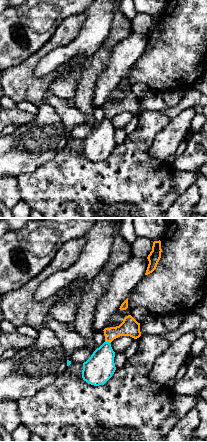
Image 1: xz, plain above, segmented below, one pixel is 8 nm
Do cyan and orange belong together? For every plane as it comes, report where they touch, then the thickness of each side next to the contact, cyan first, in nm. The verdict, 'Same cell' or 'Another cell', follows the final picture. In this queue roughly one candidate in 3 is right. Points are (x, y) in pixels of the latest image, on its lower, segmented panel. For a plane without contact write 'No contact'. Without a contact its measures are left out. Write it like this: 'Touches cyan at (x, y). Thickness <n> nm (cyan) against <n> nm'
Touches cyan at (108, 342). Thickness 240 nm (cyan) against 140 nm

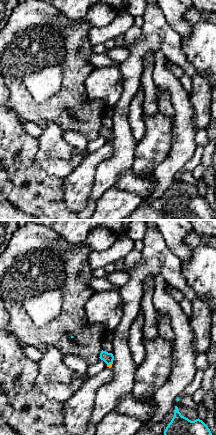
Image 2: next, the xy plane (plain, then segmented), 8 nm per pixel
Touches cyan at (109, 364). Thickness 90 nm (cyan) against 20 nm

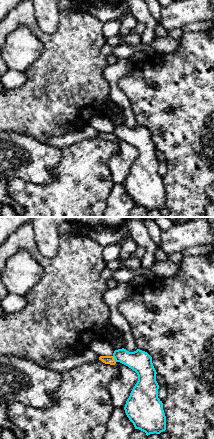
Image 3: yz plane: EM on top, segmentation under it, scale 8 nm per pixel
Touches cyan at (114, 358). Thickness 180 nm (cyan) against 70 nm

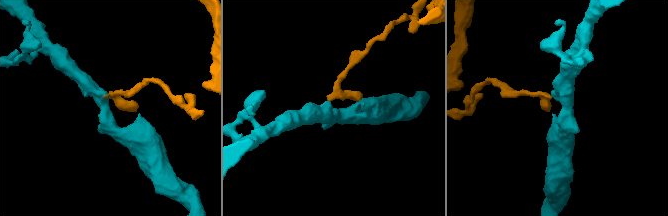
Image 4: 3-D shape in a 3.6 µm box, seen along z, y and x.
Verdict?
Another cell

